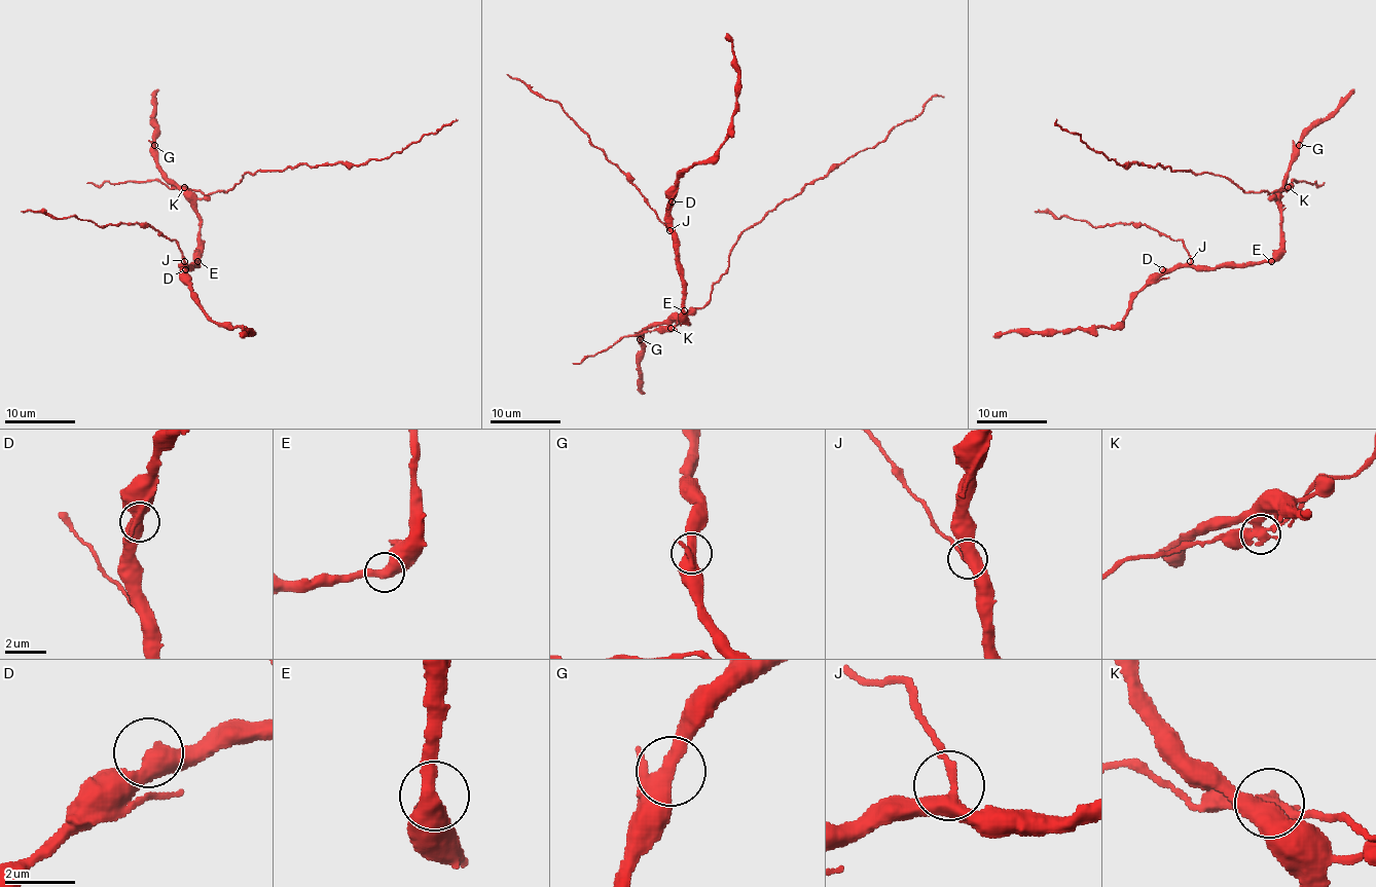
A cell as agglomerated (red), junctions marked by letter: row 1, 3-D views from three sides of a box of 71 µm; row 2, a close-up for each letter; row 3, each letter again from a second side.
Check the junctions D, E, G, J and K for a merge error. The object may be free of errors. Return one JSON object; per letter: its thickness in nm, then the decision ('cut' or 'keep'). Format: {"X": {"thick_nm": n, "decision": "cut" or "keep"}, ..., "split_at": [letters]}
{"D": {"thick_nm": 500, "decision": "keep"}, "E": {"thick_nm": 500, "decision": "keep"}, "G": {"thick_nm": 400, "decision": "keep"}, "J": {"thick_nm": 280, "decision": "keep"}, "K": {"thick_nm": 380, "decision": "cut"}, "split_at": ["K"]}

